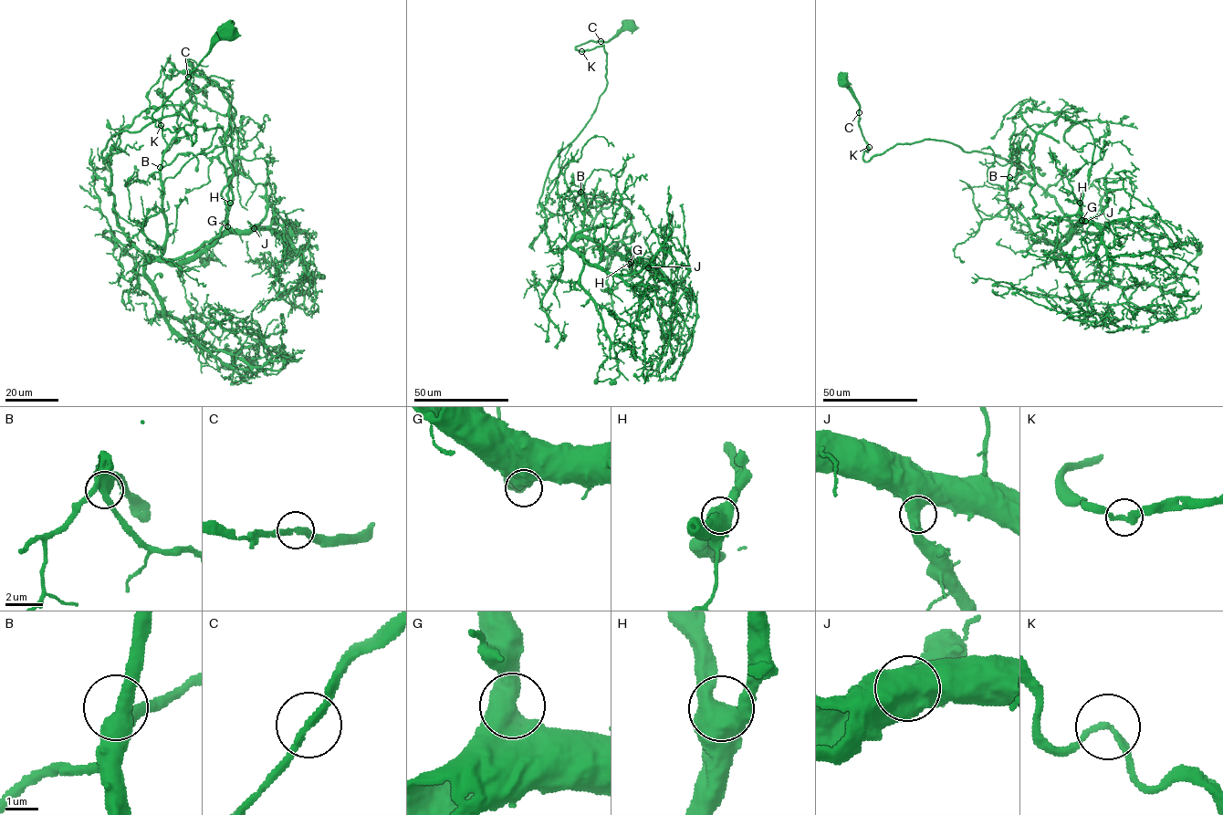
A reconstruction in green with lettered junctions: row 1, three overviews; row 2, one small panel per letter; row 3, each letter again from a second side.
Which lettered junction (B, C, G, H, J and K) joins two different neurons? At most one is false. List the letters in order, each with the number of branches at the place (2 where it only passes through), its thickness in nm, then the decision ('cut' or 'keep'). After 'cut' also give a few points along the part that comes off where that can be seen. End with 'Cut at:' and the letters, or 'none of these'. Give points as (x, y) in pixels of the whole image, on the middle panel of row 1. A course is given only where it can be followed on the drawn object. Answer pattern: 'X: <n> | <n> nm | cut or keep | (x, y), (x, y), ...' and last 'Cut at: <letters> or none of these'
B: 3 | 440 nm | keep
C: 2 | 240 nm | keep
G: 2 | 550 nm | keep
H: 2 | 600 nm | keep
J: 2 | 600 nm | keep
K: 2 | 240 nm | keep
Cut at: none of these

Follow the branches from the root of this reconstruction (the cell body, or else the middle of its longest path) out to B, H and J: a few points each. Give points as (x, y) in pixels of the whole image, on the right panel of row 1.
B: (842, 79), (865, 161), (925, 139), (1006, 159), (1054, 197), (1060, 239), (1008, 203), (1009, 177)
H: (842, 79), (859, 105), (865, 161), (925, 139), (1006, 159), (1069, 221), (1057, 245), (1080, 221), (1080, 203)
J: (842, 79), (865, 161), (945, 141), (1008, 160), (1051, 194), (1070, 222), (1057, 245), (1085, 221)

